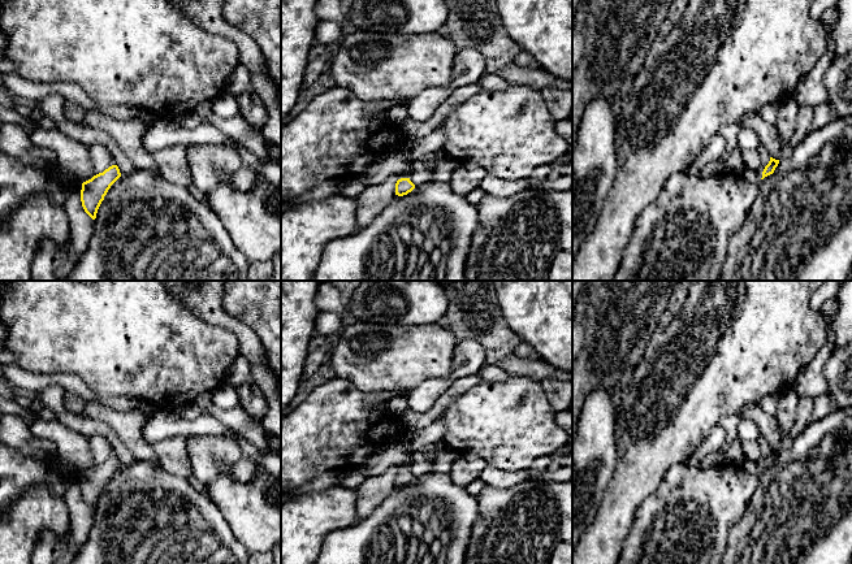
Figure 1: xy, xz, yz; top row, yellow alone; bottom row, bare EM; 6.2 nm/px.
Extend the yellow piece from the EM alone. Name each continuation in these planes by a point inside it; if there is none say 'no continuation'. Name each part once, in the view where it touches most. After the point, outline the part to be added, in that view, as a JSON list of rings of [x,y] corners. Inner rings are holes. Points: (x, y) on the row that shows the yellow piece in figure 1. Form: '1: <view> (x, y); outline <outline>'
no continuation

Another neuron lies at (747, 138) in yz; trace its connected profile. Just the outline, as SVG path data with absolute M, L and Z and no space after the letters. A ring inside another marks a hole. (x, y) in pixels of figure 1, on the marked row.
M744 129L739 131L738 146L744 148L757 148L760 146L760 138L752 129Z

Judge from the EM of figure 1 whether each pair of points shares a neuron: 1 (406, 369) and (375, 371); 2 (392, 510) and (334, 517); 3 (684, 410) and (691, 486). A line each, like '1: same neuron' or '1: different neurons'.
1: same neuron
2: different neurons
3: different neurons

